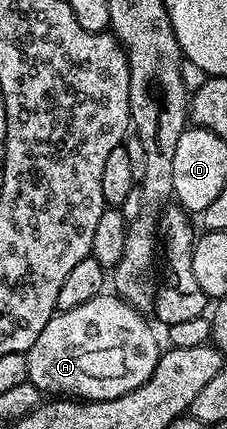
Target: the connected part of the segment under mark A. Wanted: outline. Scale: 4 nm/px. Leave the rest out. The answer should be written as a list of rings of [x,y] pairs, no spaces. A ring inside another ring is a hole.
[[[101,292],[78,308],[61,310],[42,328],[38,340],[26,352],[28,359],[28,381],[33,382],[45,395],[71,396],[76,400],[108,402],[111,398],[126,396],[134,392],[154,372],[162,353],[162,345],[141,311],[135,310],[129,302],[112,292]]]

